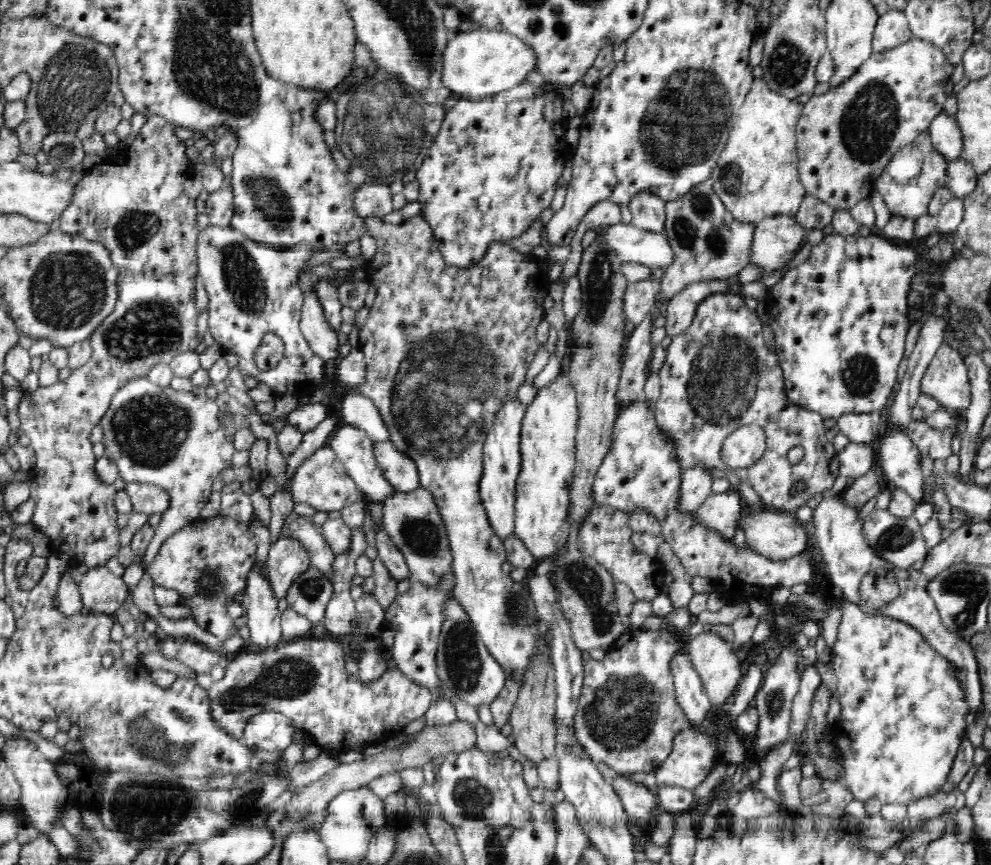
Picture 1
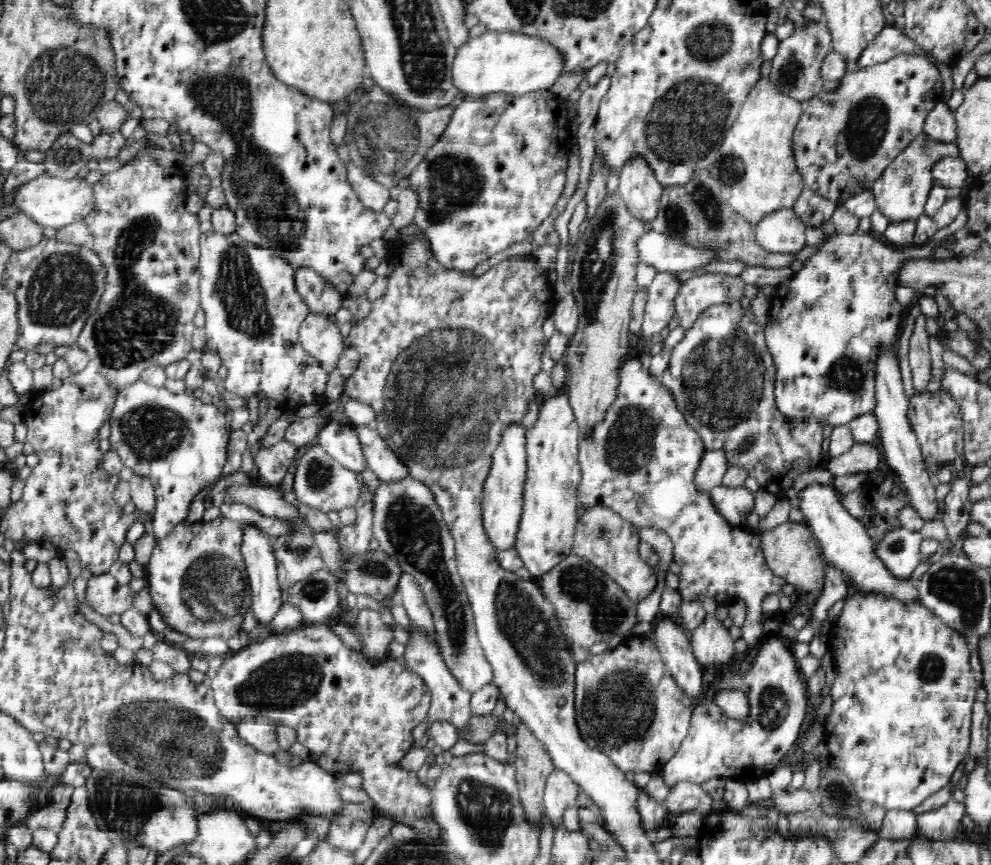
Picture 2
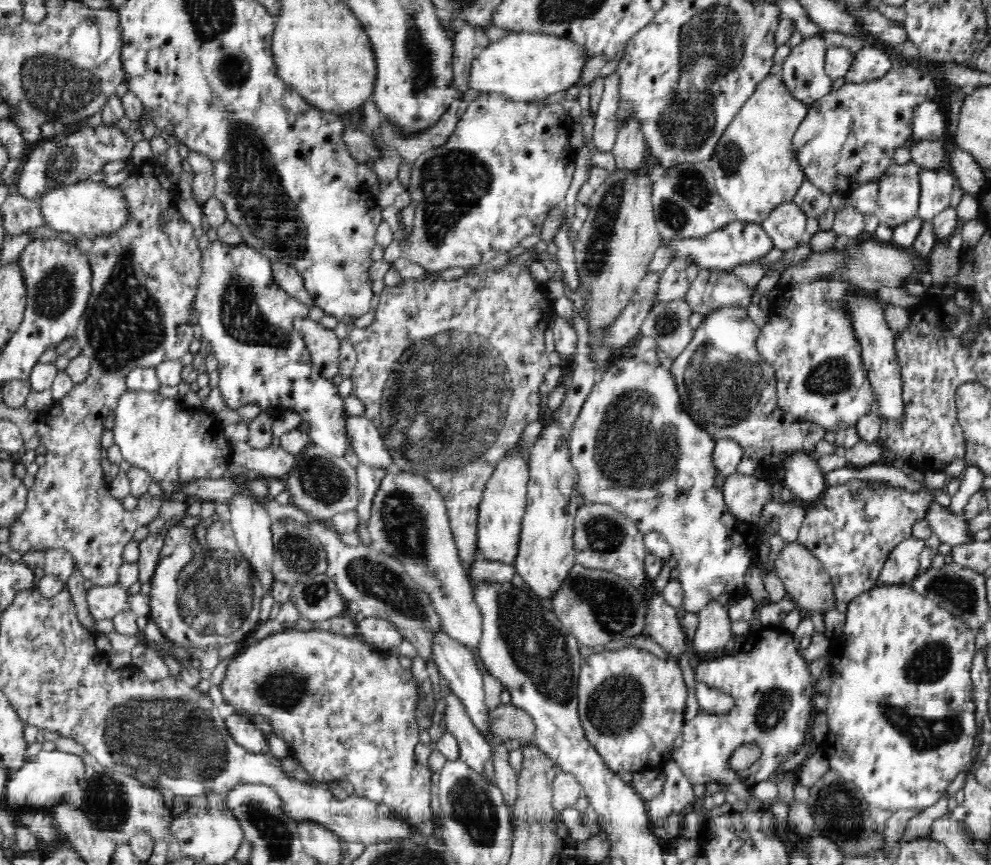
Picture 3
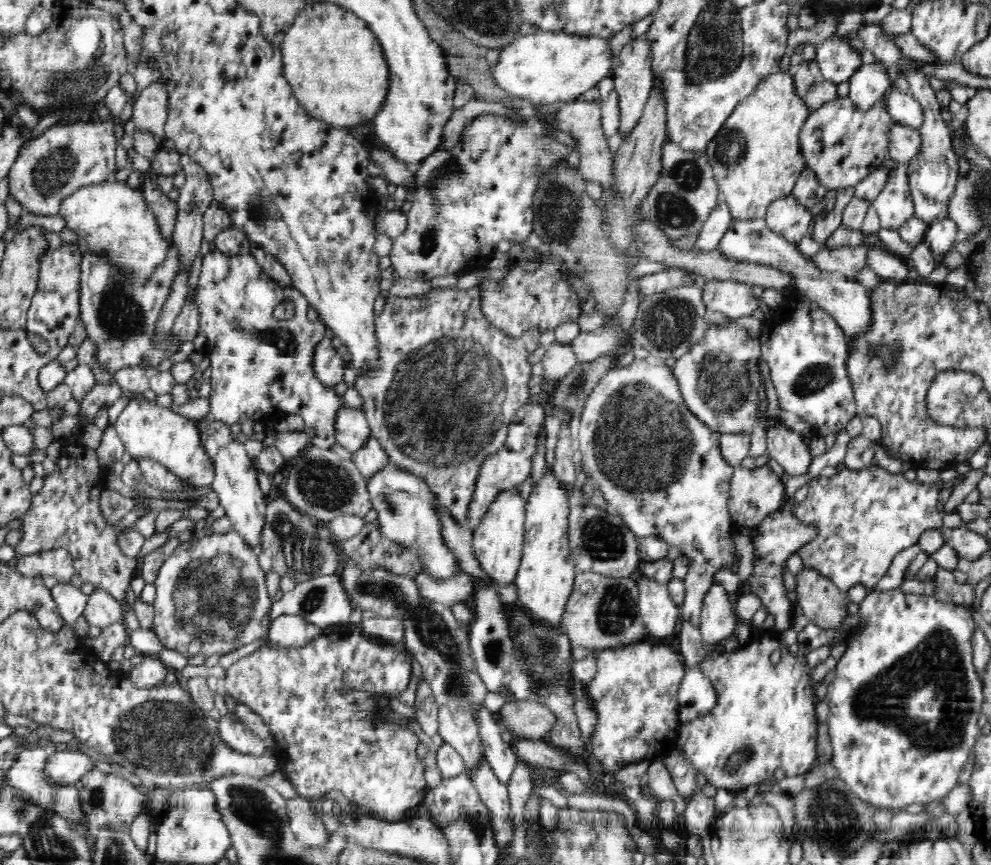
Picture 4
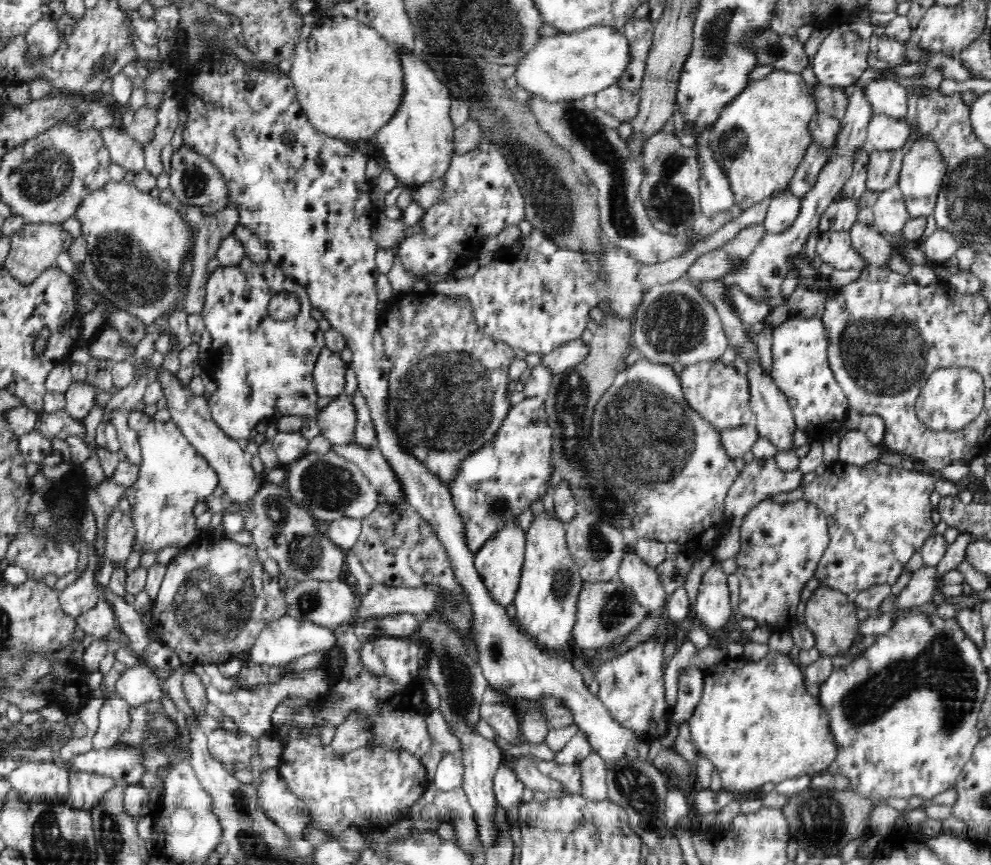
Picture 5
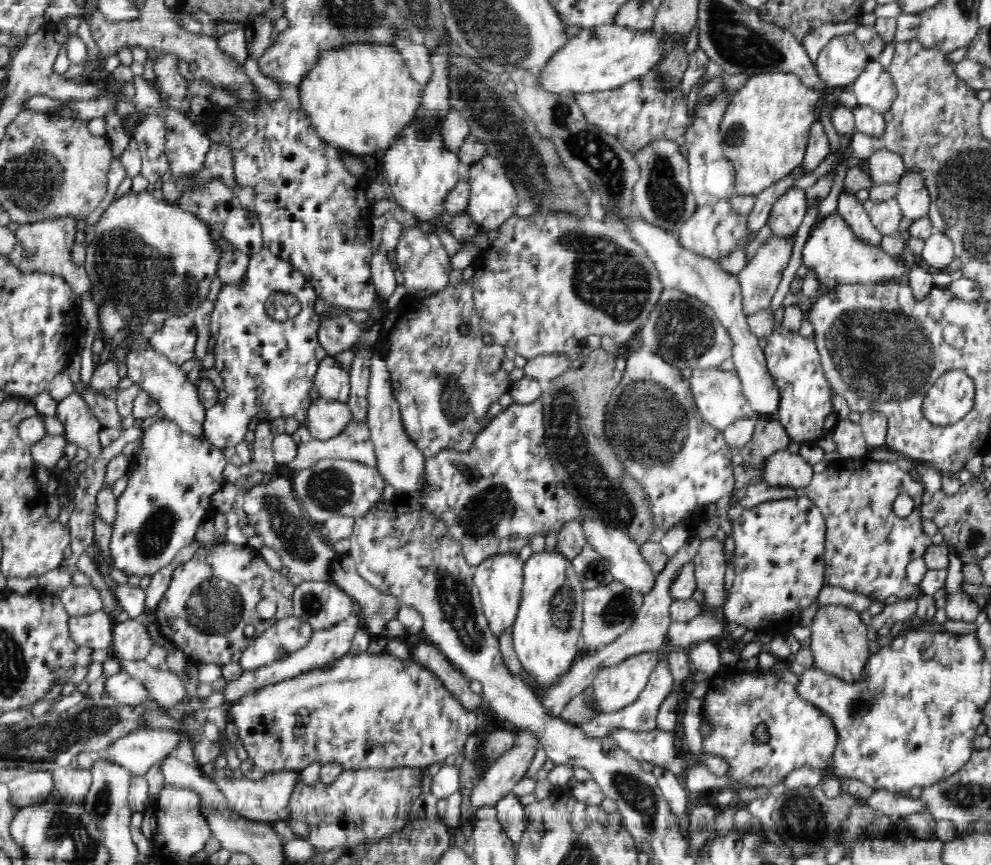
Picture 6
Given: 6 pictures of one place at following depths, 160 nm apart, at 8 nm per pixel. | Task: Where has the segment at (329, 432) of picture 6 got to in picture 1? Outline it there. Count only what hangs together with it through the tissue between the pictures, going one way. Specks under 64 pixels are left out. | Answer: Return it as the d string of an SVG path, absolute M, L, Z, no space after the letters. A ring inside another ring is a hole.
M375 443L374 454L379 470L382 470L382 475L394 487L394 491L414 493L421 488L417 463L409 455L402 454L394 443Z

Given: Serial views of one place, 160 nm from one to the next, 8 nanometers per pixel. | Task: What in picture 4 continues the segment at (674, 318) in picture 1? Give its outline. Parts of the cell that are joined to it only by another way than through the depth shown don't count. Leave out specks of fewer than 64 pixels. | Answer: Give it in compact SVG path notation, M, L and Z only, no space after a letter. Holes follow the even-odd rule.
M703 280L700 290L700 300L704 308L714 312L722 312L726 317L742 318L742 316L752 316L754 310L760 304L763 288L746 283L718 280Z

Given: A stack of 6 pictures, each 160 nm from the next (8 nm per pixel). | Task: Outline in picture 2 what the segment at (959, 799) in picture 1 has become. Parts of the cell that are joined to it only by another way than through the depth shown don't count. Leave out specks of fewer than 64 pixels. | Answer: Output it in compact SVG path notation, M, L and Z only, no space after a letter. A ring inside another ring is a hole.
M950 799L941 807L916 814L917 830L934 840L954 839L964 813L965 804Z

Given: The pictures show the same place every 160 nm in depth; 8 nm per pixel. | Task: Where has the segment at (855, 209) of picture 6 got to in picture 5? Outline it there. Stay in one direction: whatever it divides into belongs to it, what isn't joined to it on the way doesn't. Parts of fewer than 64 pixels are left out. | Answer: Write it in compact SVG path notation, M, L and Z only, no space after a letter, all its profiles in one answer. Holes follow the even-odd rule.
M856 220L849 233L852 246L863 259L866 259L868 265L888 268L893 243L886 241L874 225L863 224Z

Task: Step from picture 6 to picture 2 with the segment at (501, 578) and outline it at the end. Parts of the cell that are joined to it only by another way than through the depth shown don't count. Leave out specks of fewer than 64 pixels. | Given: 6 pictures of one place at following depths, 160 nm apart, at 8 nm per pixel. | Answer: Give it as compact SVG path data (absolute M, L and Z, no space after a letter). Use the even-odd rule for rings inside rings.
M520 421L503 427L502 438L491 455L491 470L483 483L482 517L486 535L498 551L515 547L523 512L523 487L527 478L526 433Z

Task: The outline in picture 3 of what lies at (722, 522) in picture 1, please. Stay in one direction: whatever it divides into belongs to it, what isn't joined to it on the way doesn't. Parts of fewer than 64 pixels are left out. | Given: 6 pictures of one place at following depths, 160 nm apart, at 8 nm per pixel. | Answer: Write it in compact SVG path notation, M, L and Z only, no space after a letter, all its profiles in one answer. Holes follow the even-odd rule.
M737 473L725 478L723 501L738 522L753 526L760 521L764 506L773 500L773 486L766 479Z

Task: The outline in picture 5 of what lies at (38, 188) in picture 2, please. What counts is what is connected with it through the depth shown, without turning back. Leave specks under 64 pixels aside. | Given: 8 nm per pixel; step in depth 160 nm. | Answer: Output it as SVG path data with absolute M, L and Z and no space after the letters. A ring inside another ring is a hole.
M110 180L98 190L88 191L75 208L74 216L80 221L82 234L88 242L88 254L83 261L86 280L94 286L94 290L104 291L106 296L115 298L114 306L130 311L148 325L166 310L174 308L174 304L185 296L187 289L182 291L179 275L182 262L195 246L195 235L192 235L190 225L174 204L164 204L160 199L153 198L150 192L139 191L132 182Z

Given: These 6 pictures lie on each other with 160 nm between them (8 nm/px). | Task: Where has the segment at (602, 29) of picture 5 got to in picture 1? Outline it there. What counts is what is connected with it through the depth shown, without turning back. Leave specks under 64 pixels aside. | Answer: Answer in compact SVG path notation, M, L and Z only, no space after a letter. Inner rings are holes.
M481 28L452 34L442 50L440 76L447 89L474 102L524 83L526 76L535 69L536 57L530 45L505 31Z

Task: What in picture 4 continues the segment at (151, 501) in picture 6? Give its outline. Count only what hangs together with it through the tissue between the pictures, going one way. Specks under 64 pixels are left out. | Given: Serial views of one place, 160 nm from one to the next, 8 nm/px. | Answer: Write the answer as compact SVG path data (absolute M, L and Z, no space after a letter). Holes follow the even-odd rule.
M141 395L130 399L123 407L115 419L114 430L133 460L156 461L166 470L174 472L178 479L184 479L192 489L213 484L214 464L202 443L196 420L174 413L171 408L157 405L156 401L148 401Z

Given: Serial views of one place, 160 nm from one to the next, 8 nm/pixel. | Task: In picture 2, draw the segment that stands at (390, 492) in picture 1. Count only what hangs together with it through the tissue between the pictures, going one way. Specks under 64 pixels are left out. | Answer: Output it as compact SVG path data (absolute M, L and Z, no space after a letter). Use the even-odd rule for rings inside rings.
M328 420L315 443L347 470L362 474L369 467L355 426Z

